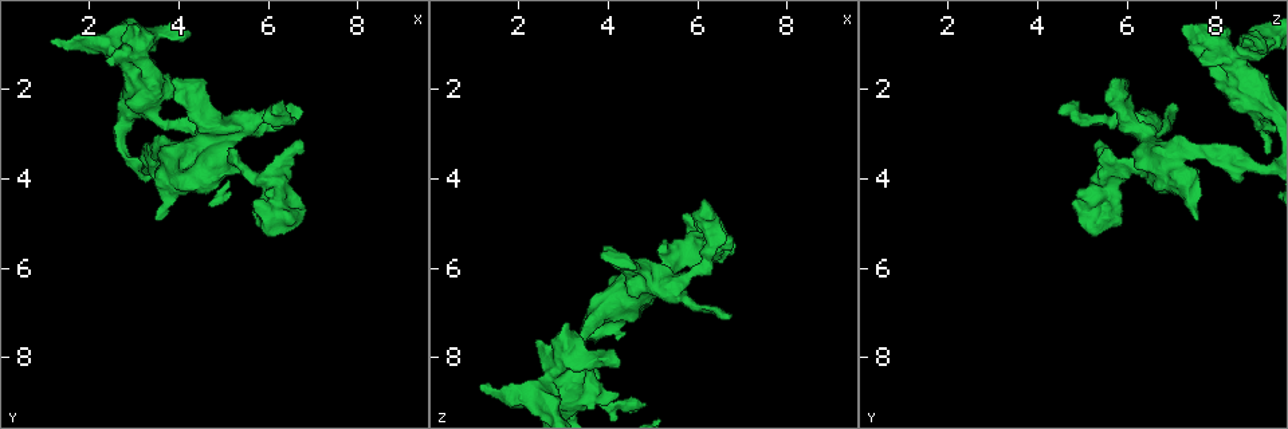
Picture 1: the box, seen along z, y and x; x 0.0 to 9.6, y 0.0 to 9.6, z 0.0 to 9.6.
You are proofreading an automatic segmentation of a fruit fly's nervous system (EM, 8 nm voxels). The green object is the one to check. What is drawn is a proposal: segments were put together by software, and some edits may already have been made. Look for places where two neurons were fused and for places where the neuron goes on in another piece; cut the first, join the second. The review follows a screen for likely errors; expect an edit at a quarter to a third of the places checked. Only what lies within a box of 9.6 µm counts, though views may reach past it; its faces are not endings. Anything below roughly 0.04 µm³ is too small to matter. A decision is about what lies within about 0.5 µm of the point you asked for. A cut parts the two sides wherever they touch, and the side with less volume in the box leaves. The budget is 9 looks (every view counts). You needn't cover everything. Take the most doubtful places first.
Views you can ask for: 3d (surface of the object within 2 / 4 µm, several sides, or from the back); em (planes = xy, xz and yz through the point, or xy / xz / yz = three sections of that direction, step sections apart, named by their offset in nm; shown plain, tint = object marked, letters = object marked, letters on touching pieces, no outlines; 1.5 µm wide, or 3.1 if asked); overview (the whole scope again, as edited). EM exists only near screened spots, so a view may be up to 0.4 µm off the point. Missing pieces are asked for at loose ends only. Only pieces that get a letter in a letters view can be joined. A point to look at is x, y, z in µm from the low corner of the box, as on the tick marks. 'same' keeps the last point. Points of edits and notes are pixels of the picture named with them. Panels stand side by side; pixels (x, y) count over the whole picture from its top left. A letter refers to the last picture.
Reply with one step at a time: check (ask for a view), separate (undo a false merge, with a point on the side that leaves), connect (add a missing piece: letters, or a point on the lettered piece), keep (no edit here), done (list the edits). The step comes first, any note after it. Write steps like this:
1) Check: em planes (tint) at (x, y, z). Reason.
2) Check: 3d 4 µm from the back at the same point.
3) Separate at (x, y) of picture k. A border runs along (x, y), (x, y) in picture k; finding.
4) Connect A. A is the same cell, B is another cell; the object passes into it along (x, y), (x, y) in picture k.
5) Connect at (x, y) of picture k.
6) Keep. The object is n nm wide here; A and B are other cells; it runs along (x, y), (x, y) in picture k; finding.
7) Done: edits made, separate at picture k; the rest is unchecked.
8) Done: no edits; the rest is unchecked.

Check: 3d 4 µm at (3.55, 4.95, 7.65). Free end.

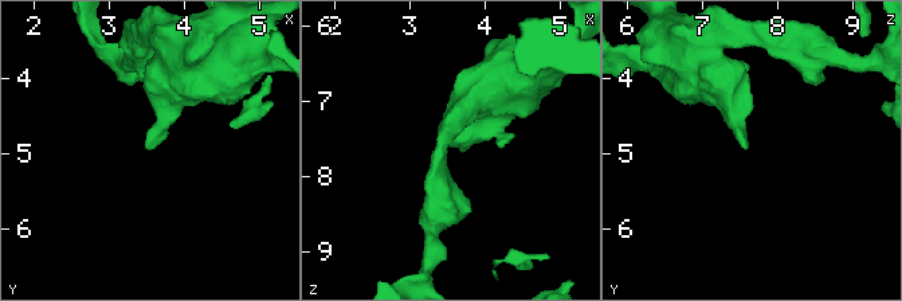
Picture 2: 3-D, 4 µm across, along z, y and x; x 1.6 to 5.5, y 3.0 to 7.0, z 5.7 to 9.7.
Check: em xy step 4 (letters) at (3.55, 4.95, 7.60). Need the tissue.

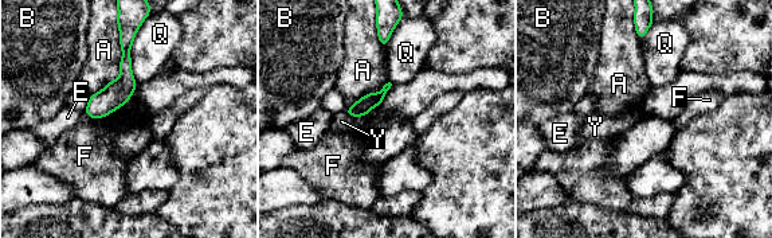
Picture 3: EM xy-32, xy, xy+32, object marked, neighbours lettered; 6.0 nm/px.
Keep. A, B, E, F, Q and Y are other cells; it runs along (125, 45), (125, 82), (93, 114) in picture 3; no lettered piece goes on from it.

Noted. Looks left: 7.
Check: 3d 4 µm at (4.25, 0.80, 8.25). Branch stops here.

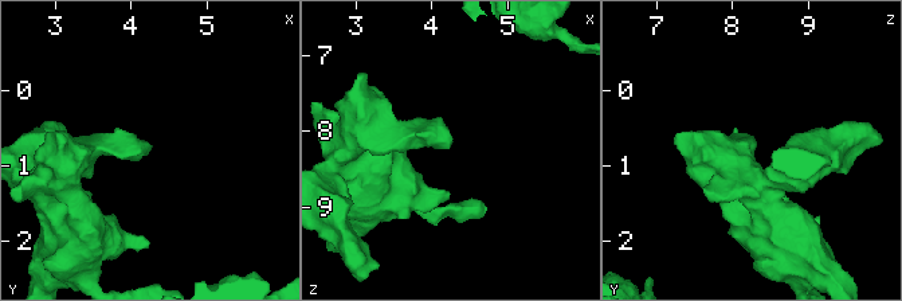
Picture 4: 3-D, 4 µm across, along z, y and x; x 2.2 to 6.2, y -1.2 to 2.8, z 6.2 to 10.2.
Check: em planes (letters) at (4.25, 0.80, 8.15). Now the EM.

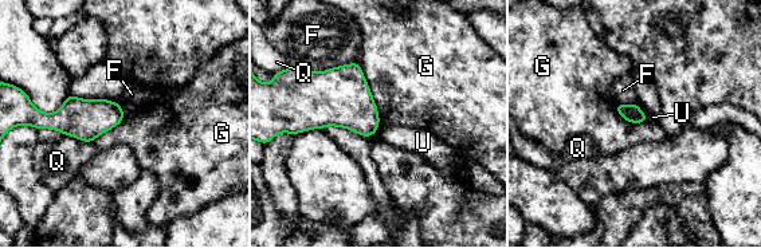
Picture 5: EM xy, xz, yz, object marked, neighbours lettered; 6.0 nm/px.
Keep. The longest contact is with G, 460 nm; F, G, Q and U are other cells; a border runs along (356, 62), (377, 111), (372, 136) in picture 5; no lettered piece goes on from it.

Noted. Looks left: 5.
Check: em xy step 4 (tint) at (5.15, 3.40, 5.55).

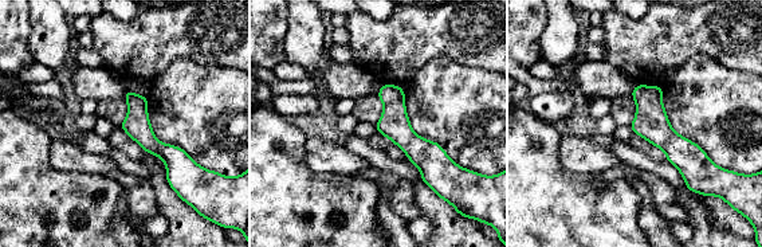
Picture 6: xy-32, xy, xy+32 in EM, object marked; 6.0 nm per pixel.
Check: em xy step 4 (letters) at the same point.

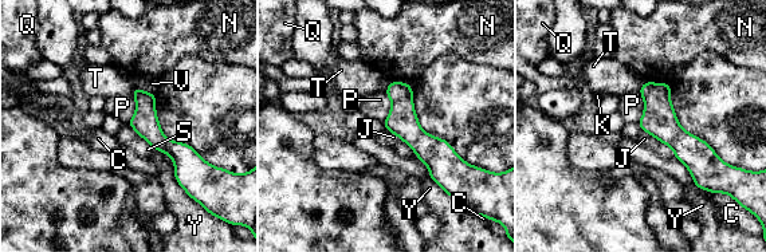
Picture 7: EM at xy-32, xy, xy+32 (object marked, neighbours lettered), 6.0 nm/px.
Keep. C, J, K, N, P, Q, S, T, V and Y are other cells; a border runs along (385, 91), (391, 110), (382, 122) in picture 7; none of them fits.

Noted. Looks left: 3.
Check: 3d 4 µm at (1.10, 0.95, 8.70). An open end.

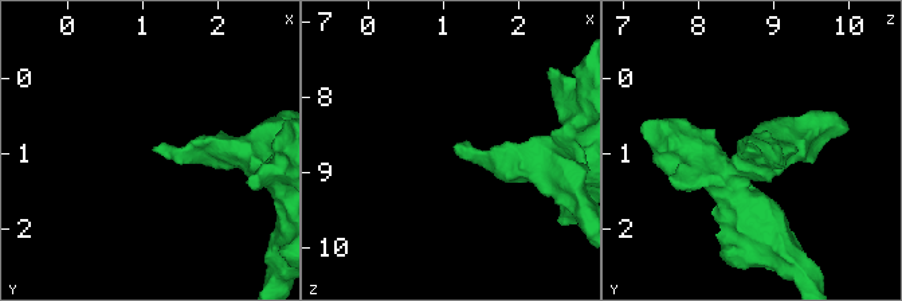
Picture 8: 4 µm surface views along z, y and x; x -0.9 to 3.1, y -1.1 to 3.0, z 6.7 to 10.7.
Check: em planes (letters) at (1.10, 0.90, 8.65).

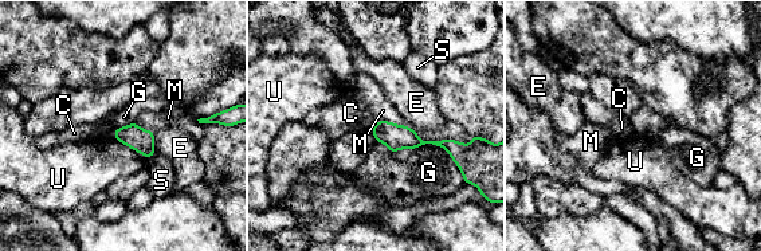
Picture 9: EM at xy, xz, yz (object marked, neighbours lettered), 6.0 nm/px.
Keep. C, E, G, M, S and U are other cells; a border runs along (116, 128), (112, 136) in picture 9; none of them fits.

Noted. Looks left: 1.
Done: no edits; the rest is unchecked.

